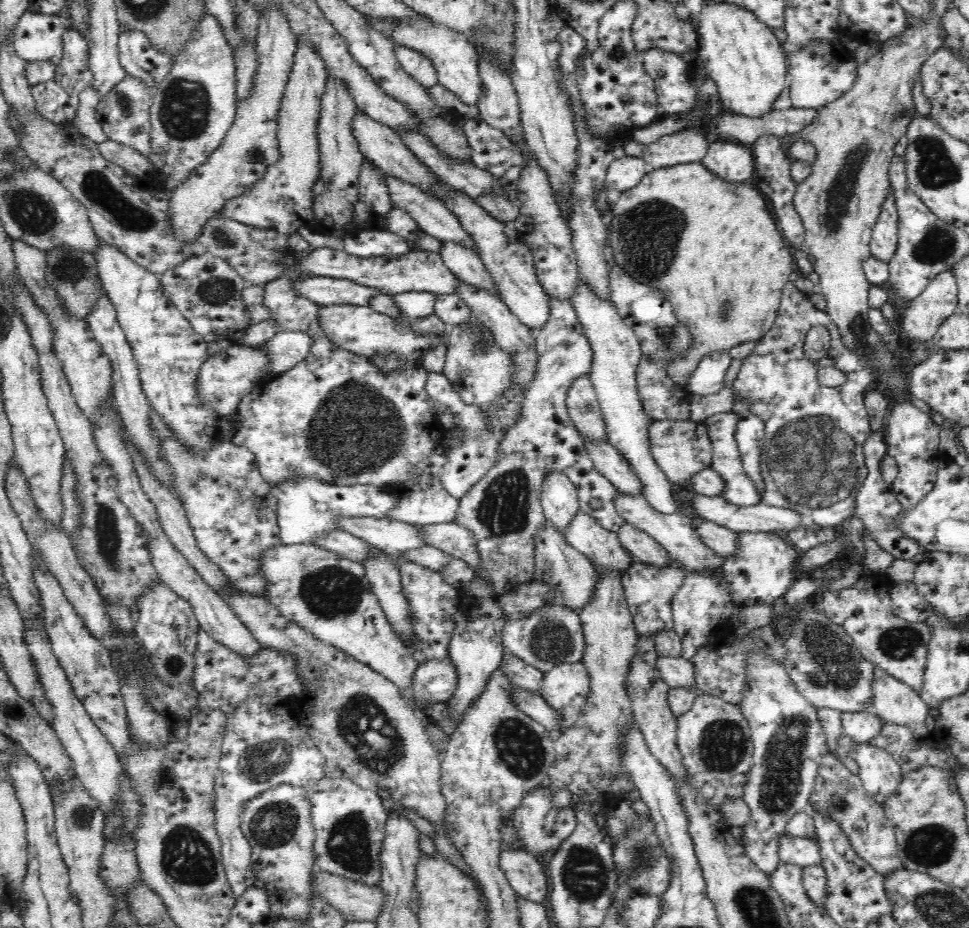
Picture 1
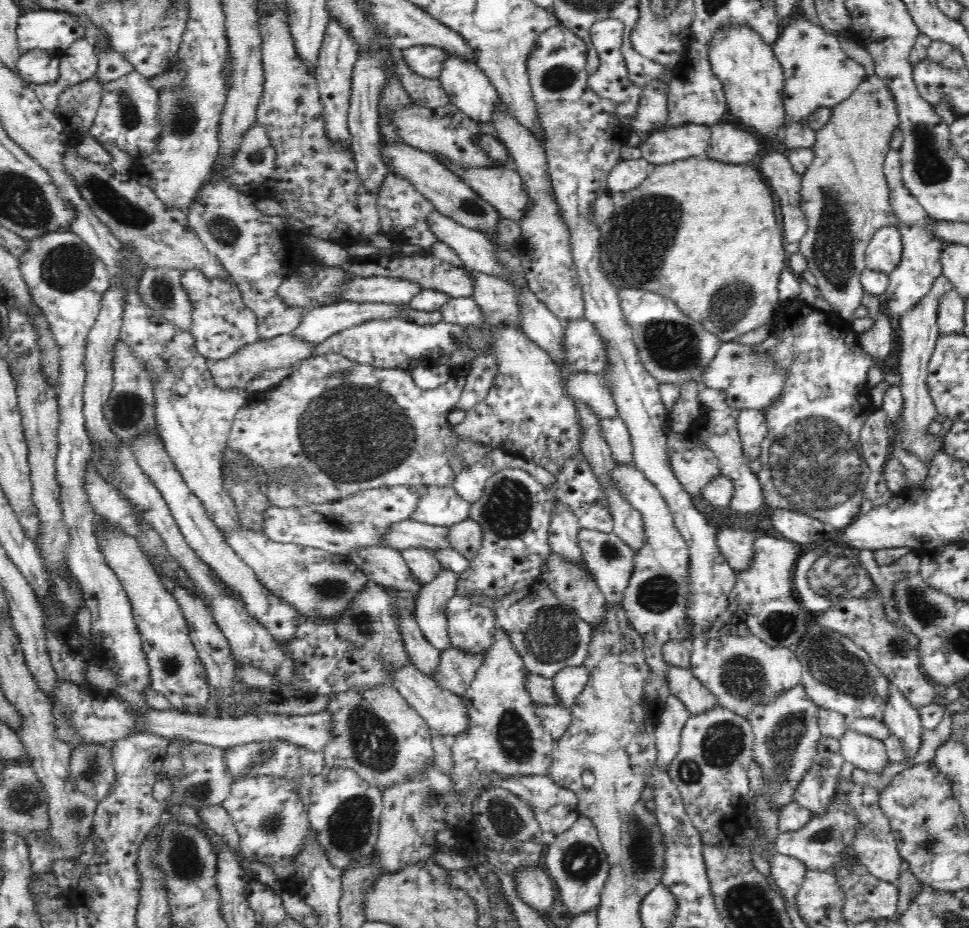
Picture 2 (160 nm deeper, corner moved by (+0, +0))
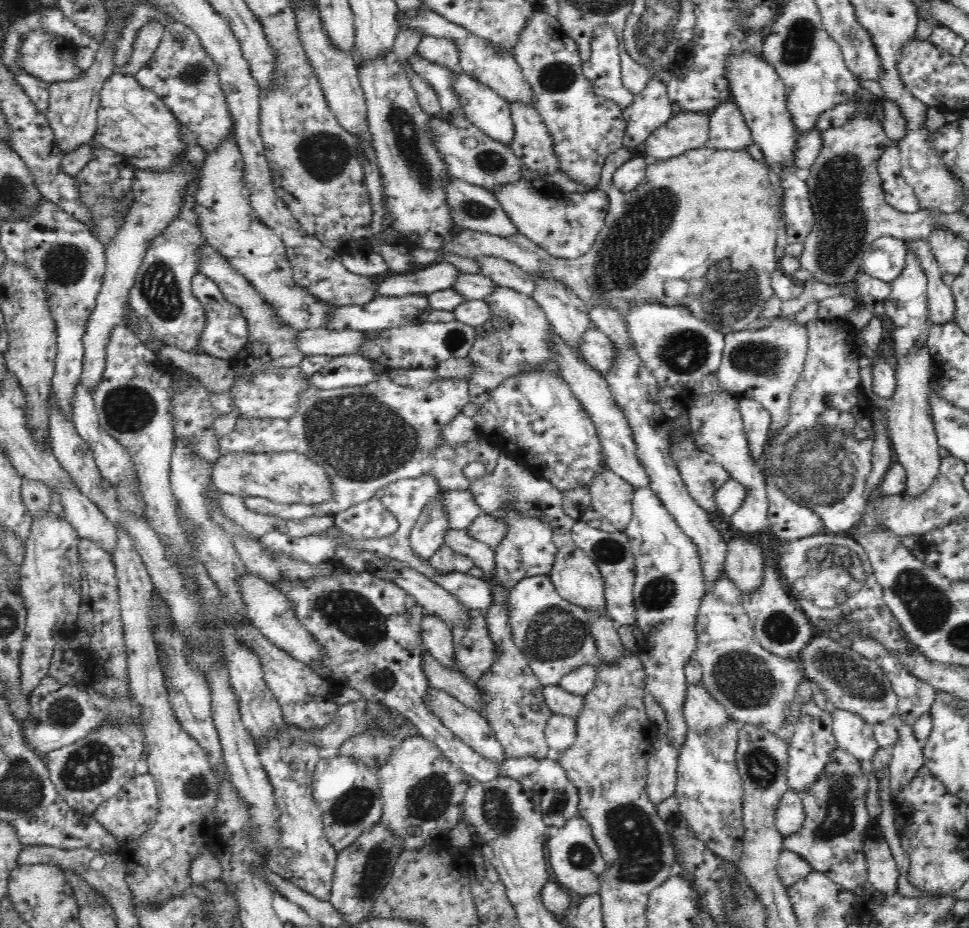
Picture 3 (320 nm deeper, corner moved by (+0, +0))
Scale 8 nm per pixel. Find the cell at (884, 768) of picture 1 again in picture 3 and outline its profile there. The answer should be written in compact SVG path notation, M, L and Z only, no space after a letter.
M836 710L833 717L833 735L839 748L867 766L880 750L875 740L873 726L868 725L862 716L848 710Z

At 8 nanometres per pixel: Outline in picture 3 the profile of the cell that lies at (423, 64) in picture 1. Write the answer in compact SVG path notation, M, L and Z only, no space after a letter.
M424 35L417 48L418 55L438 65L450 69L454 74L460 73L460 51L454 39Z

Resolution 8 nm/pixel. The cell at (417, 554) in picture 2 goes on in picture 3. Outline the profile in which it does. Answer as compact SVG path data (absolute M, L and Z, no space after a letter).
M440 489L439 493L421 508L422 512L409 536L412 551L422 559L429 560L442 546L446 532L451 529L446 520L446 509L440 501L442 494L444 491Z

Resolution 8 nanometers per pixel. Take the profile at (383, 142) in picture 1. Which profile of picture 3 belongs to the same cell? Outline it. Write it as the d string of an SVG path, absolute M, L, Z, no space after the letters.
M447 177L446 198L455 228L484 232L485 234L500 236L501 238L519 234L515 224L507 216L507 213L502 208L502 205L498 203L492 191L474 186L463 180Z

